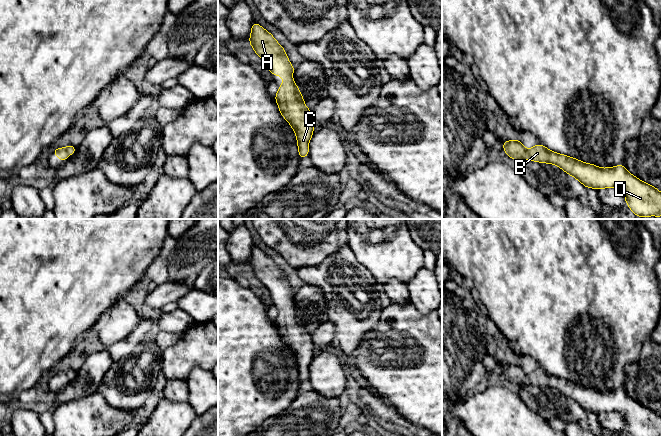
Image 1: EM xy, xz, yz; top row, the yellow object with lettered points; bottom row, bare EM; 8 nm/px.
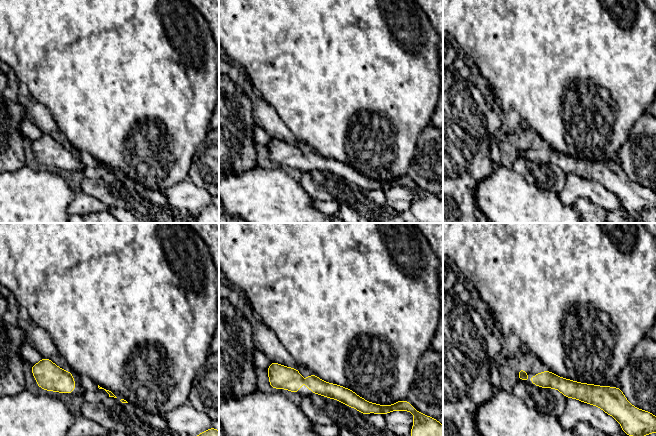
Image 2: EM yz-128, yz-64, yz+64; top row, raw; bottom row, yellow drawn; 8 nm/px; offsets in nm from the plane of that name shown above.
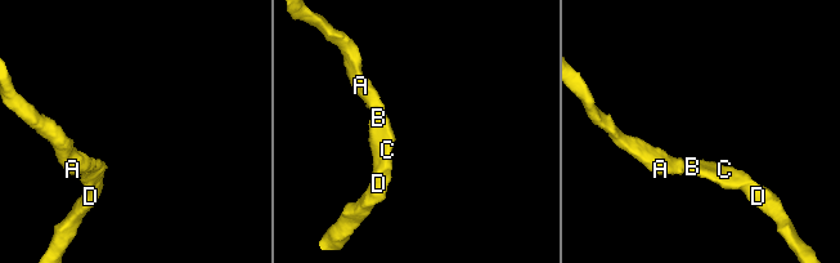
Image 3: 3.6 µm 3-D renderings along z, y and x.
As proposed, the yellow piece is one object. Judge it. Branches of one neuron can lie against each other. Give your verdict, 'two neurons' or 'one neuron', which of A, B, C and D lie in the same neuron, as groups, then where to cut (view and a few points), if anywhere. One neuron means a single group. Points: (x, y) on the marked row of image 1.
one neuron; groups A B C D; cut none

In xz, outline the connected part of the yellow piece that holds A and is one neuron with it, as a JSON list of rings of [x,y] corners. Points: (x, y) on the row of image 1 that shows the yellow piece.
[[[255,21],[252,23],[251,35],[249,38],[249,44],[253,47],[256,54],[266,63],[269,71],[275,76],[282,76],[286,80],[282,82],[275,95],[275,100],[278,104],[281,115],[293,128],[299,150],[299,160],[309,155],[309,141],[313,135],[313,119],[311,110],[305,106],[304,99],[301,95],[299,88],[296,86],[293,77],[291,76],[295,68],[288,60],[288,56],[284,48],[275,40],[273,35],[267,32],[262,26]]]

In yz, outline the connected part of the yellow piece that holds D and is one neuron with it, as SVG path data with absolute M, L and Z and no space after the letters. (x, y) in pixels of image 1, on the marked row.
M519 139L503 141L505 153L517 161L531 160L559 166L564 172L580 181L586 188L620 188L627 206L640 218L661 218L661 192L629 173L625 165L599 168L567 155L550 151L542 144L527 150Z

